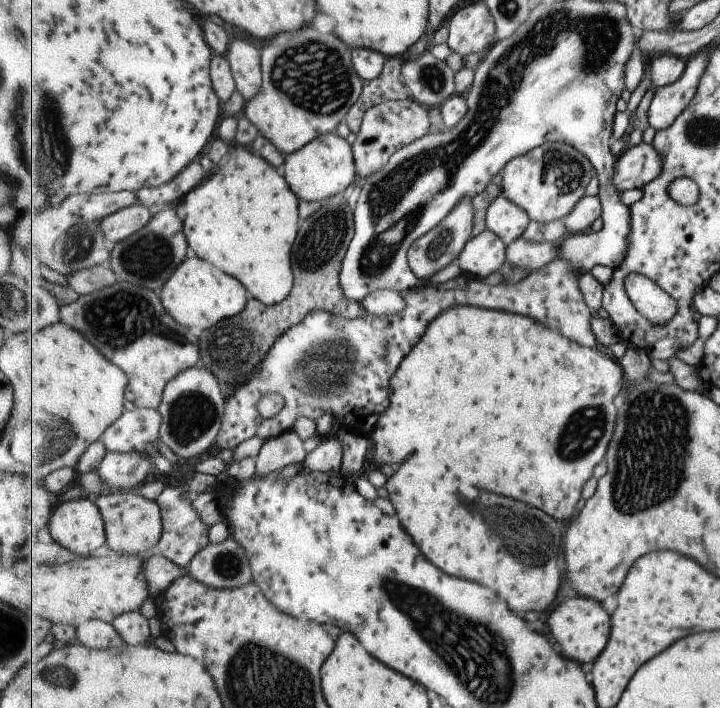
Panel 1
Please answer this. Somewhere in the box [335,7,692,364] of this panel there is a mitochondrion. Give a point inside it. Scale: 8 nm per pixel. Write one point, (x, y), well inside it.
(558, 169)

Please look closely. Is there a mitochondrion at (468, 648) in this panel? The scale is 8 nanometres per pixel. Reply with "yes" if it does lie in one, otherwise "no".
yes

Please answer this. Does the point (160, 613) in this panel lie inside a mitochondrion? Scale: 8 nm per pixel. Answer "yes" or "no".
no

